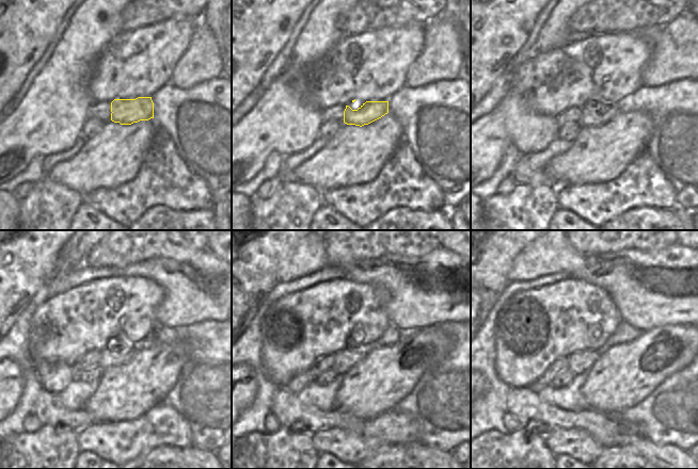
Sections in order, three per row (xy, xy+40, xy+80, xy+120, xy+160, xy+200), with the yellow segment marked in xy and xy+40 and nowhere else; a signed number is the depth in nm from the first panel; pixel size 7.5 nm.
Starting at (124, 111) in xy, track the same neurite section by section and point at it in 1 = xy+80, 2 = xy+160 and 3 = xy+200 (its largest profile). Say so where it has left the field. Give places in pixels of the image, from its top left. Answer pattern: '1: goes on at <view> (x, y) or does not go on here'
1: goes on at xy+80 (608, 111)
2: goes on at xy+160 (345, 359)
3: goes on at xy+200 (581, 361)

